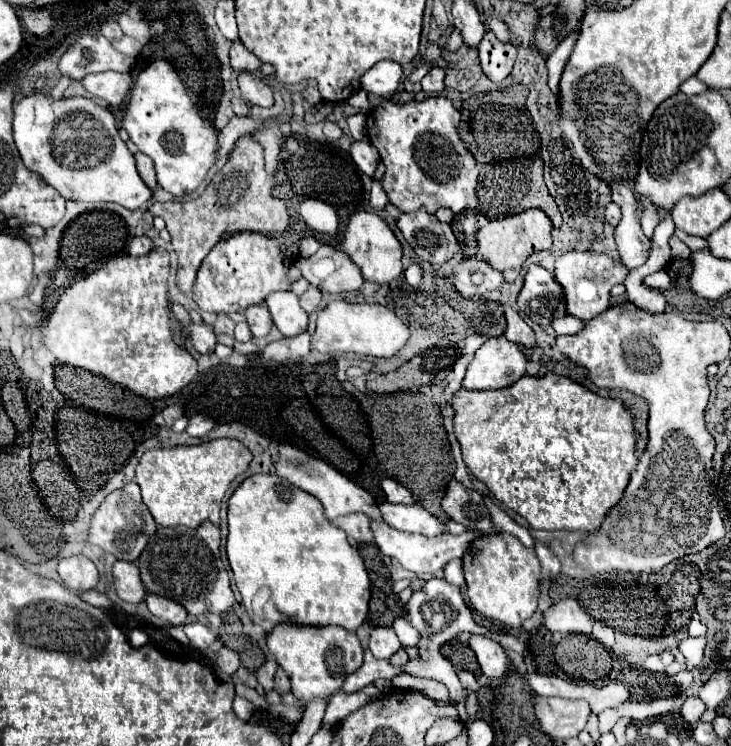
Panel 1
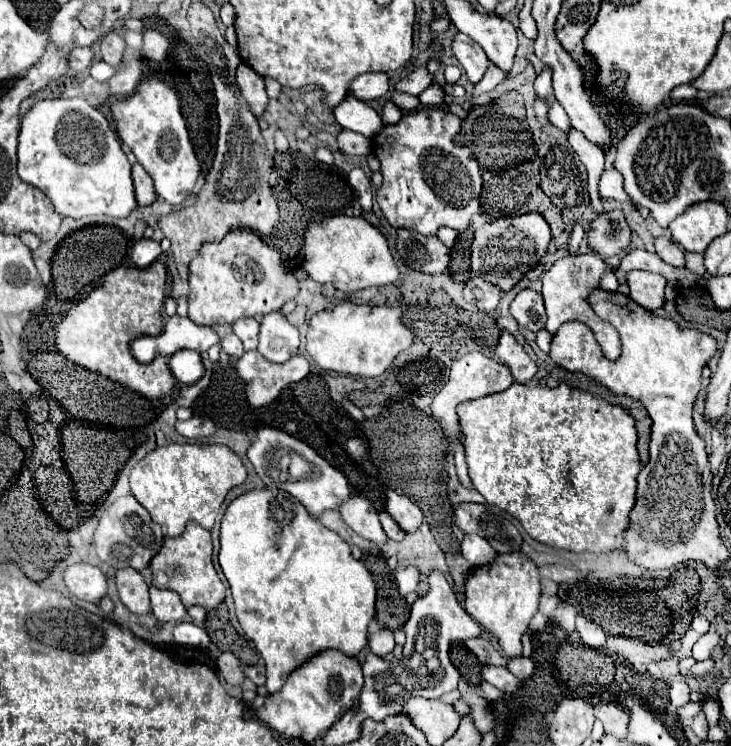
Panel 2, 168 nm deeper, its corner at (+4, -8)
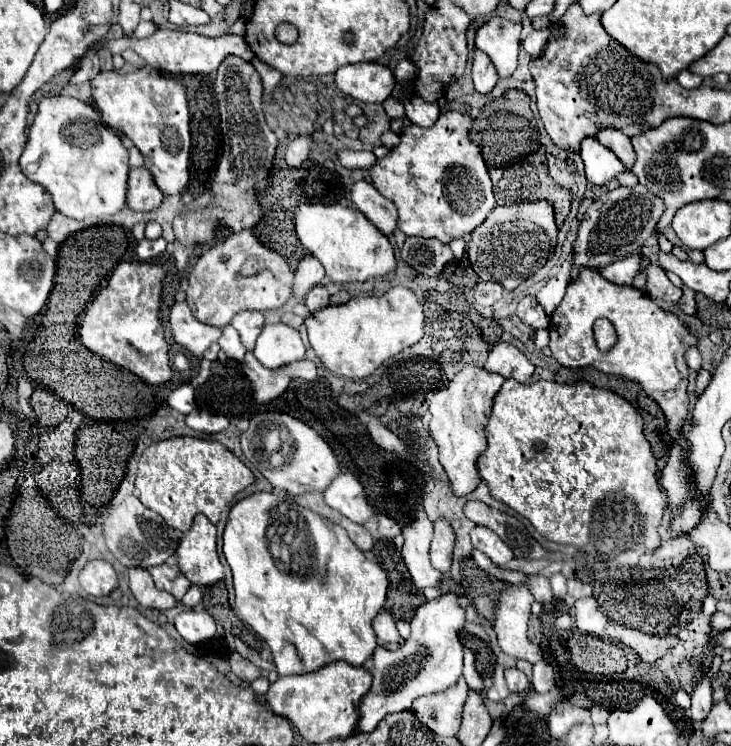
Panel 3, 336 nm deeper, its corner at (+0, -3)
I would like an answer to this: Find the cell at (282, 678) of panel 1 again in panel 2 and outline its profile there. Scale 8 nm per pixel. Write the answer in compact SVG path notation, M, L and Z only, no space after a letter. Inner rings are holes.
M252 489L236 497L224 517L220 533L220 567L230 583L236 617L266 663L266 689L278 693L288 673L324 649L338 649L356 657L366 647L366 629L374 617L376 585L362 561L352 557L350 545L338 533L310 517L292 495L272 489Z

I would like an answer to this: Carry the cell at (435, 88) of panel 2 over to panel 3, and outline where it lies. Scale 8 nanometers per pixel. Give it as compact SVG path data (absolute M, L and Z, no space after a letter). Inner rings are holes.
M413 95L412 98L406 100L403 104L405 115L410 121L424 128L431 127L440 114L438 102L427 103L416 95Z

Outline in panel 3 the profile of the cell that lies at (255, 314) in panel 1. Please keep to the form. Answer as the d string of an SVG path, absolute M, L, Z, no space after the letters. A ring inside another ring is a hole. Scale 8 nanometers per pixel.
M252 310L238 312L238 316L236 316L230 324L238 330L238 334L240 334L240 338L242 338L242 344L244 344L248 350L252 350L258 334L262 332L264 314L262 314L262 312L252 312Z

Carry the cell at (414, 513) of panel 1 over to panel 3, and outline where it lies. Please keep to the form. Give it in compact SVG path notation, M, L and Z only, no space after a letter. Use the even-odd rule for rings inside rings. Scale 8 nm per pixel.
M380 514L380 516L378 516L378 532L380 532L382 538L392 540L396 534L400 534L400 526L398 526L392 518Z

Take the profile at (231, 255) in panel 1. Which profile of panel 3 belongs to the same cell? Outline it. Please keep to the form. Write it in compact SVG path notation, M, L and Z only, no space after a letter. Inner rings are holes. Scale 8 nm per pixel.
M250 230L234 232L216 242L194 266L186 290L186 302L196 320L222 328L242 310L276 310L292 298L294 274L286 260L264 248Z

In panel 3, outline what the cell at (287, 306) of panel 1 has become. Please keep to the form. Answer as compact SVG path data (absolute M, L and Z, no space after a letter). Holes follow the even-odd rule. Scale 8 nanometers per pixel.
M276 322L276 324L264 326L252 354L256 356L258 362L262 362L262 366L270 370L278 370L286 364L304 360L306 348L302 344L298 330L282 322Z

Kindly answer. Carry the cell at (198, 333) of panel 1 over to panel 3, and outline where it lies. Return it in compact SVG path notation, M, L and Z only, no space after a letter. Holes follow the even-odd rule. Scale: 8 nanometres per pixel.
M178 302L172 306L170 310L170 326L172 326L172 334L180 332L182 334L182 342L178 342L180 346L184 346L186 350L202 356L202 352L218 340L218 334L222 334L220 328L208 326L198 322L188 304L186 302Z

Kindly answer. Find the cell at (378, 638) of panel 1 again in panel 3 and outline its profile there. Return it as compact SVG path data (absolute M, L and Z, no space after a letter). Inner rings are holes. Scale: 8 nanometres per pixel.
M382 610L376 618L374 618L374 632L378 636L378 640L382 644L390 644L390 642L398 642L400 634L396 630L396 620L388 610Z

